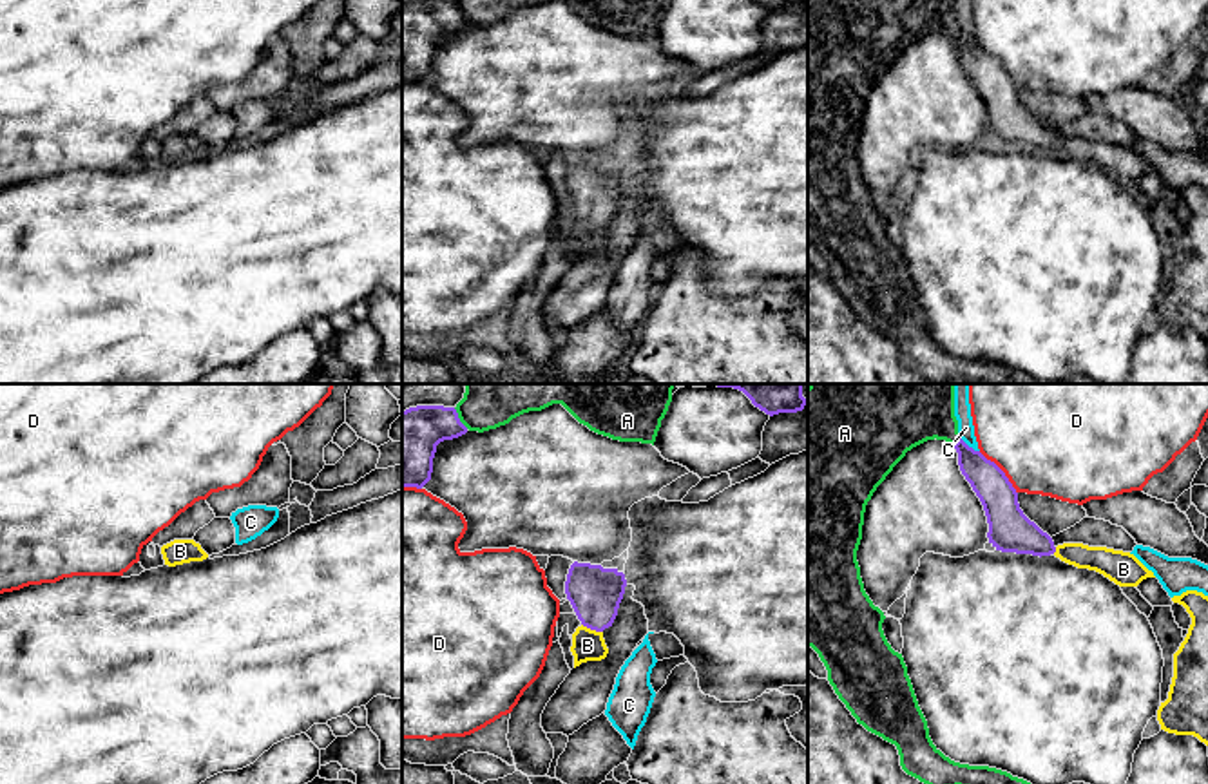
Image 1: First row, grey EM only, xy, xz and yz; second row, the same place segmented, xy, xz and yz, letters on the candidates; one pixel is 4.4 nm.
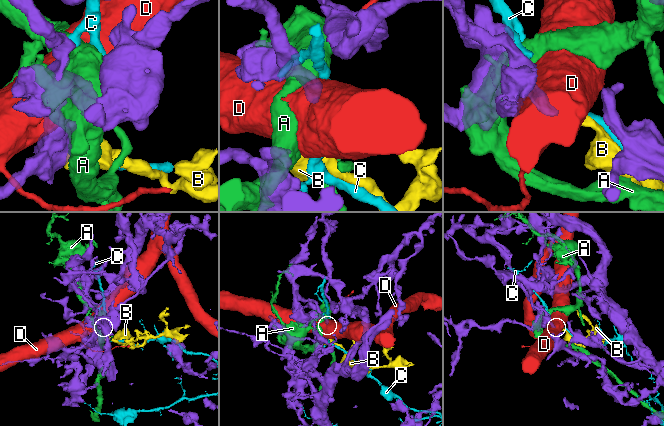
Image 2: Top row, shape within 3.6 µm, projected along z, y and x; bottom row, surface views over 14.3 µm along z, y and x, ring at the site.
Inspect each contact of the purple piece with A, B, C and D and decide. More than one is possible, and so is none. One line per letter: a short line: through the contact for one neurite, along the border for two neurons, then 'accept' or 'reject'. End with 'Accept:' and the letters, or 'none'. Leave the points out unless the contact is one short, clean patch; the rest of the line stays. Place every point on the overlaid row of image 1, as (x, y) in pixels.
A: reject
B: xz (594, 592), (593, 629), (587, 645) | accept
C: reject
D: reject
Accept: B

